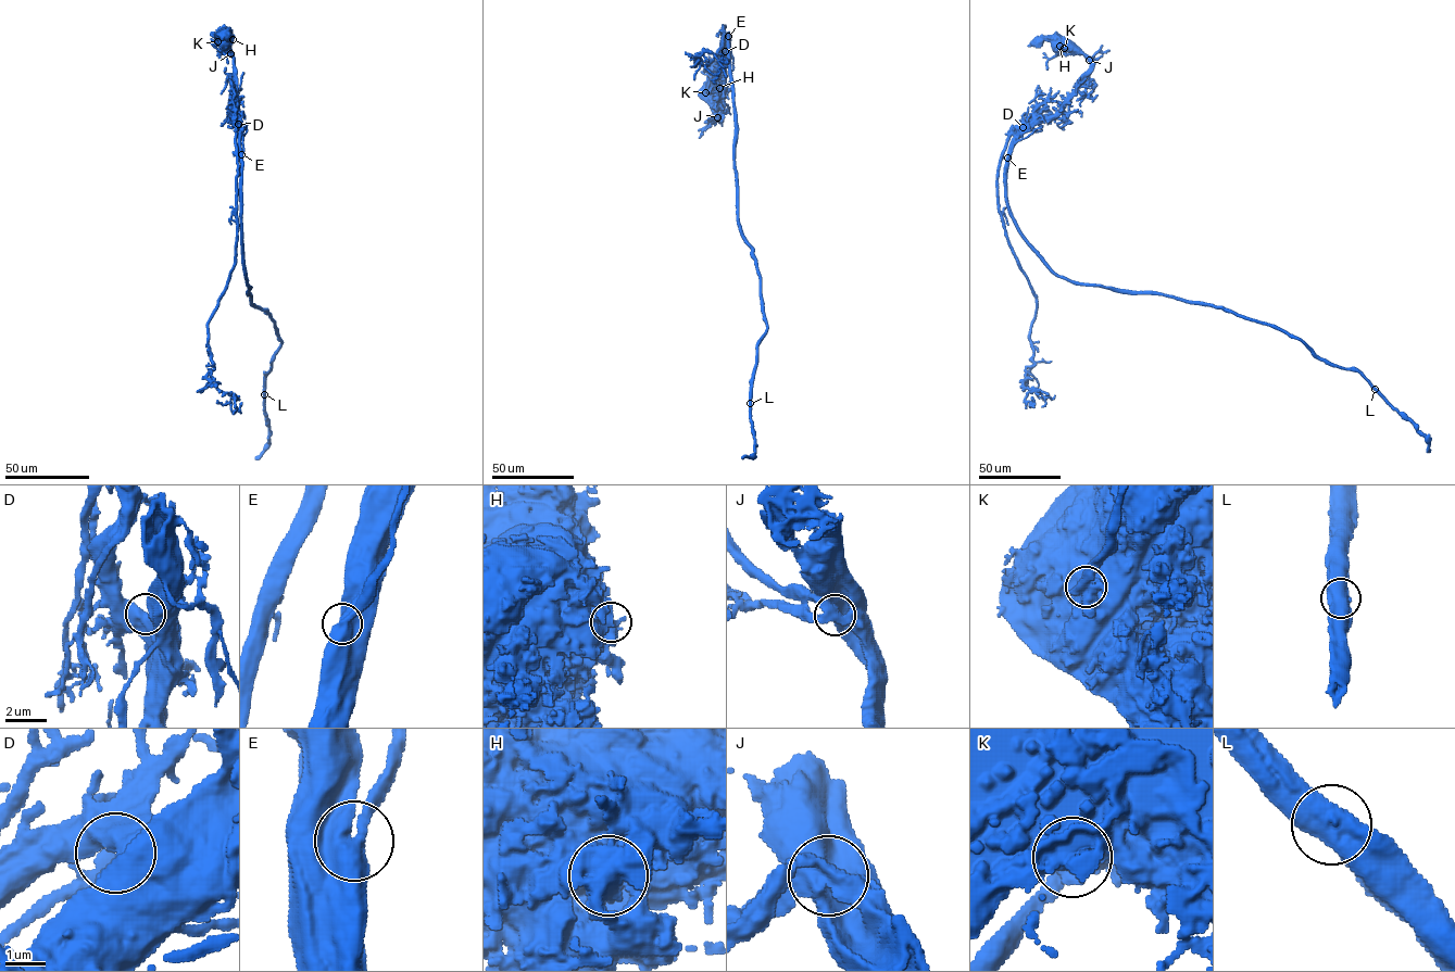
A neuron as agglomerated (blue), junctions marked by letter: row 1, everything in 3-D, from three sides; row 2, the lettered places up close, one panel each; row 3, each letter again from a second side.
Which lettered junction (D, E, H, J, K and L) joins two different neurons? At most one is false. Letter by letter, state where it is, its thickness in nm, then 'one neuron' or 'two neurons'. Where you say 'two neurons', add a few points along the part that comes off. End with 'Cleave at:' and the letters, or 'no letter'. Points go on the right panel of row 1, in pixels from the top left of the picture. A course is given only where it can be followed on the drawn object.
D: place (1023, 127); calibre 600 nm; one neuron
E: place (1007, 158); calibre 600 nm; one neuron
H: place (1060, 46); calibre 750 nm; one neuron
J: place (1089, 60); calibre 600 nm; one neuron
K: place (1064, 48); calibre 700 nm; two neurons; course (1065, 48), (1050, 59), (1043, 52)
L: place (1375, 389); calibre 700 nm; one neuron
Cleave at: K

